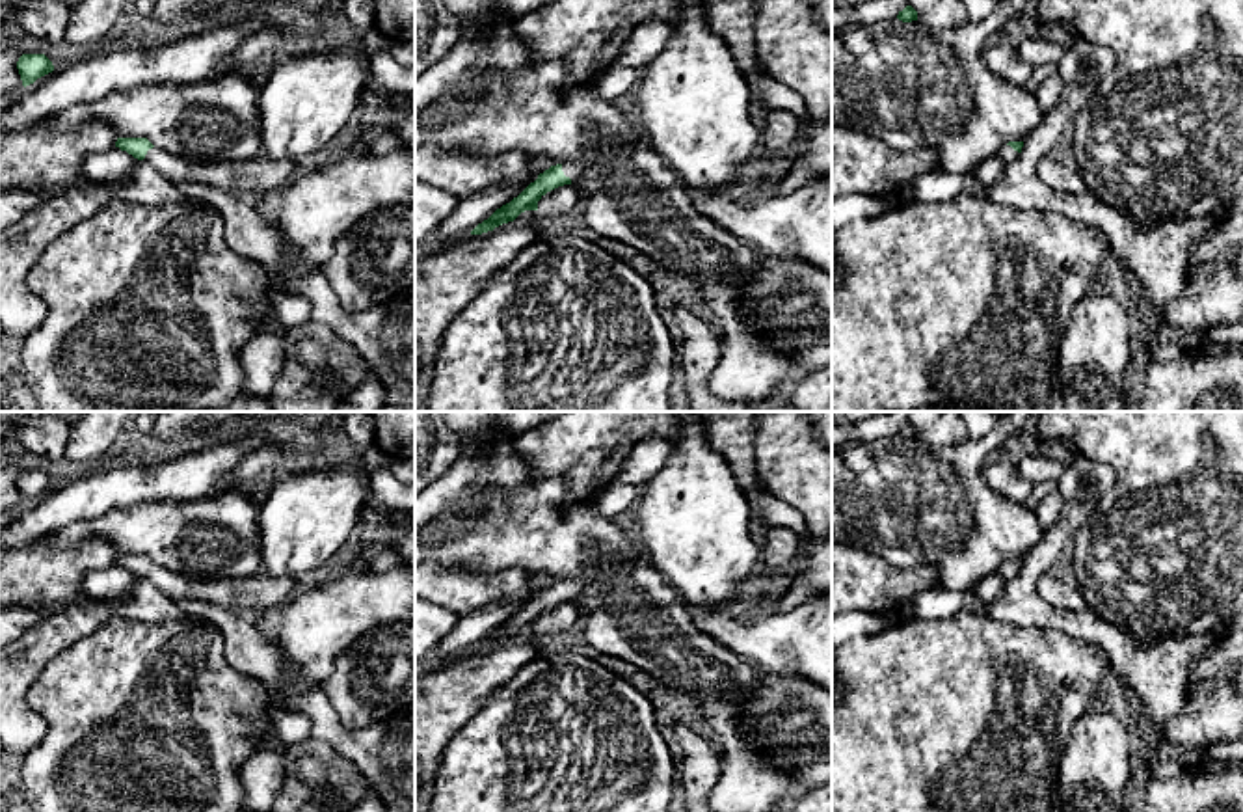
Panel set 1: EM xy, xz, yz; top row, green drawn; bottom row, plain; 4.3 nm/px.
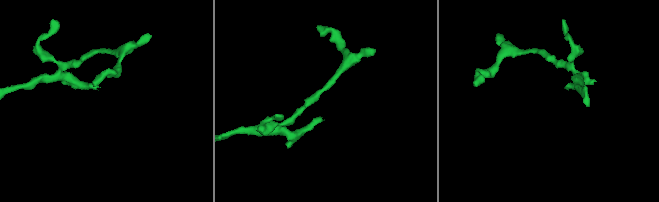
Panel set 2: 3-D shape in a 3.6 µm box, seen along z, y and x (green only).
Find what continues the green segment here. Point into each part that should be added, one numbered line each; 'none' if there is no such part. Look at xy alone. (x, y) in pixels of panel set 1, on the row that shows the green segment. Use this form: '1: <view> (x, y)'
1: xy (252, 179)

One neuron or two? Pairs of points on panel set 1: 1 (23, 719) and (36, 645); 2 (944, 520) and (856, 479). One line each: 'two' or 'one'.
1: one
2: one

